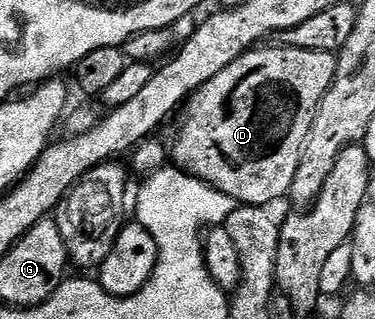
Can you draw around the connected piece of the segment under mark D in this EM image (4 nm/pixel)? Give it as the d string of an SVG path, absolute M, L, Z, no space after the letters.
M258 45L245 51L228 65L228 69L220 69L212 81L190 96L184 107L186 116L182 119L178 140L174 147L172 143L173 166L204 181L209 187L220 189L220 193L228 193L235 204L251 207L266 207L289 196L292 177L296 177L312 121L320 101L334 83L338 64L337 58L326 51L266 46Z

